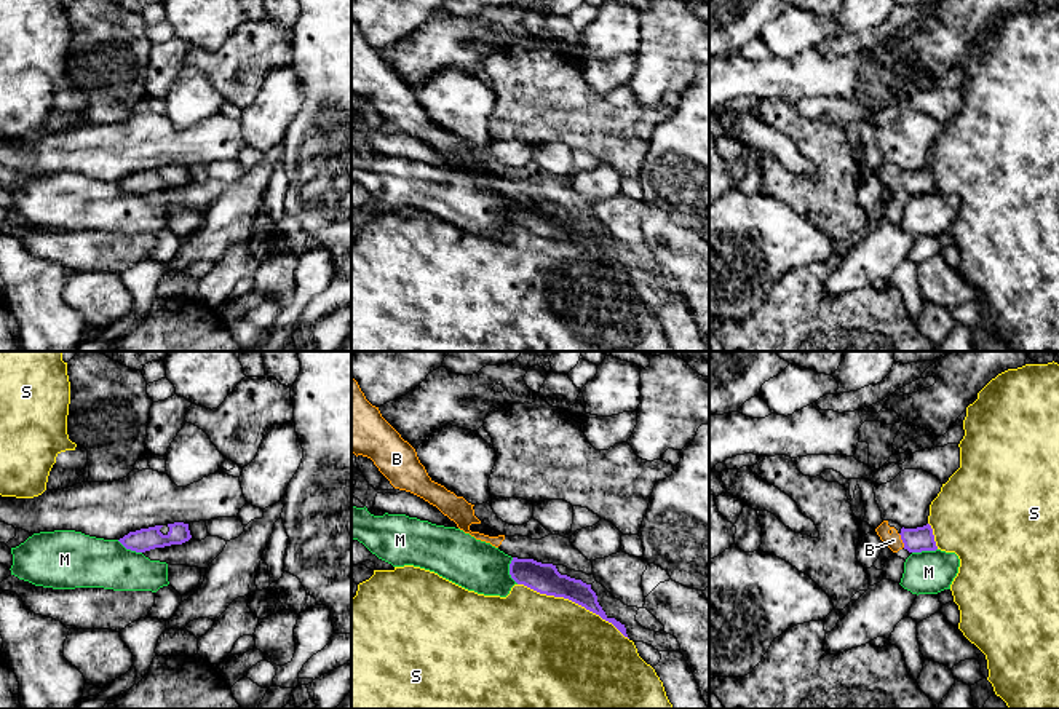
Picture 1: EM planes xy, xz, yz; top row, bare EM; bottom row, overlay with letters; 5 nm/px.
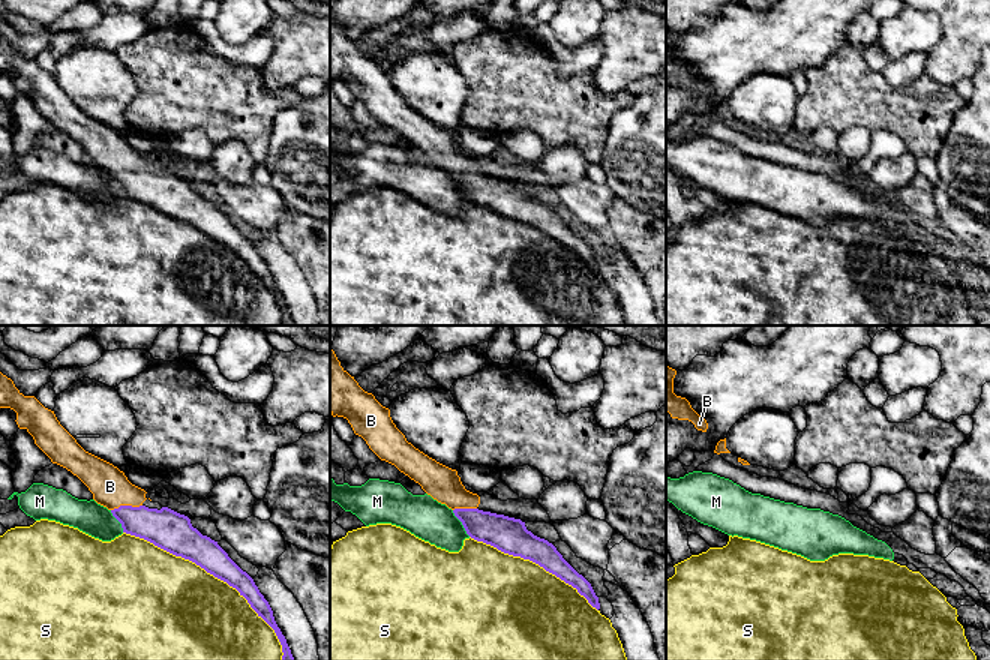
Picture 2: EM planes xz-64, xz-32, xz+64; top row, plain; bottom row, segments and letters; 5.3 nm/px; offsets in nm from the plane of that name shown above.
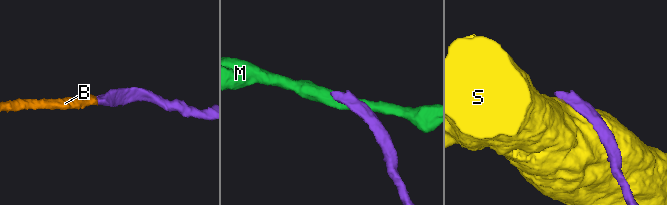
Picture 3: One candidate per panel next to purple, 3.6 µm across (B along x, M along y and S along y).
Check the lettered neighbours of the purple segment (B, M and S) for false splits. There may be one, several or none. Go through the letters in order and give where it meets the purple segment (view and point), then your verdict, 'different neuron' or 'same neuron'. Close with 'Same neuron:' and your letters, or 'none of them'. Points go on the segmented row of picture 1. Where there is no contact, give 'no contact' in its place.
B: yz (901, 538) | same neuron
M: xz (510, 570) | different neuron
S: xz (574, 601) | different neuron
Same neuron: B

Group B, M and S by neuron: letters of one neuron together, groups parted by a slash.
B / M / S

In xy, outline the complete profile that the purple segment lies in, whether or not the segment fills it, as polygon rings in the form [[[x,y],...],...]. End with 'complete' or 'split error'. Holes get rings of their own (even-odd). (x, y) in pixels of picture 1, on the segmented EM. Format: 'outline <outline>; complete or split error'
outline [[[184,522],[168,524],[169,532],[166,535],[163,535],[160,532],[161,527],[163,525],[155,525],[155,527],[129,532],[123,538],[120,538],[118,541],[126,549],[131,549],[136,553],[145,553],[145,551],[150,551],[155,548],[182,545],[192,538],[190,530],[188,530],[188,524],[184,524]]]; complete

